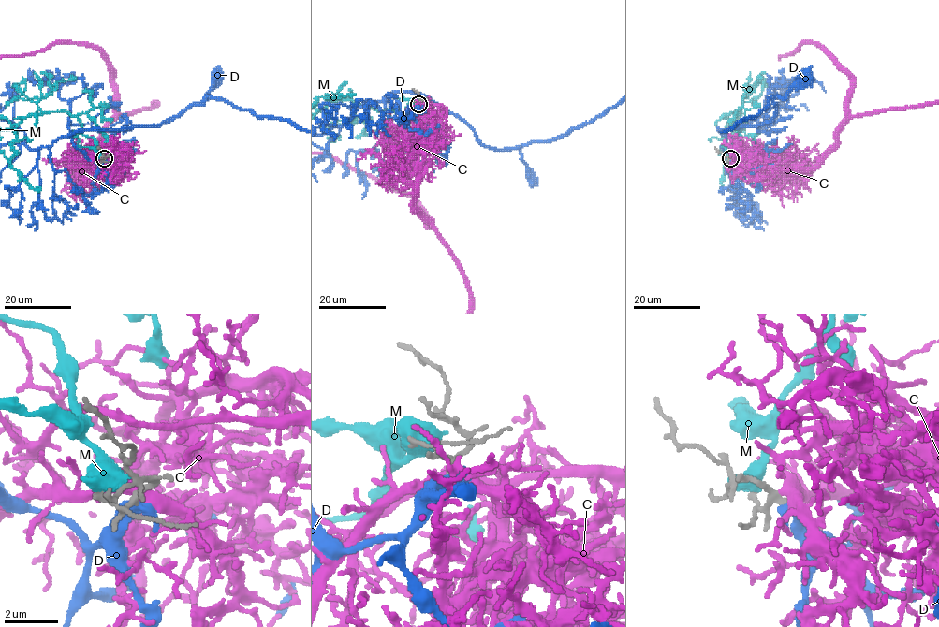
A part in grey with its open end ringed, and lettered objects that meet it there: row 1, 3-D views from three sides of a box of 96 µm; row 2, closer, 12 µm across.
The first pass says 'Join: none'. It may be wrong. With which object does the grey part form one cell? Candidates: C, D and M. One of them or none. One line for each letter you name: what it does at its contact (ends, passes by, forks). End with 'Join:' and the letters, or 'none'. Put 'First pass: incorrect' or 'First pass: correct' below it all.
C: it passes by
Join: C
First pass: incorrect

